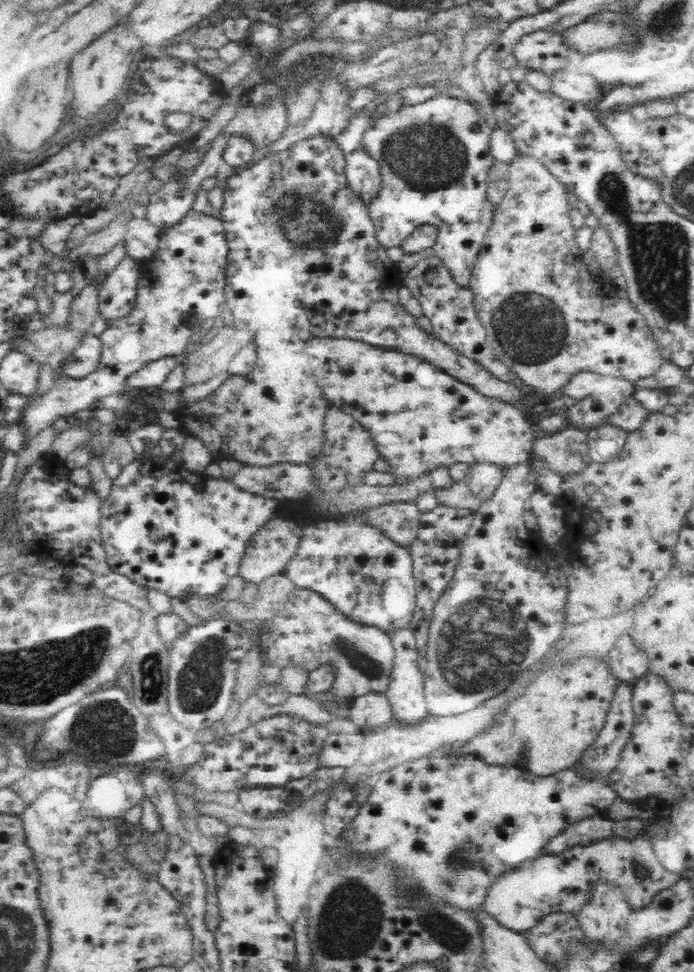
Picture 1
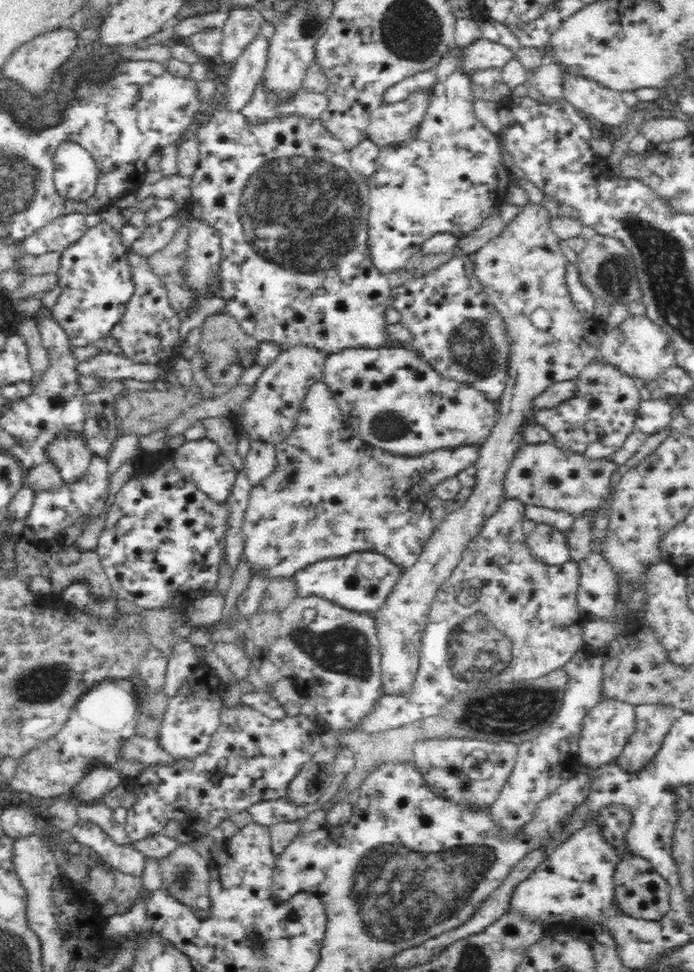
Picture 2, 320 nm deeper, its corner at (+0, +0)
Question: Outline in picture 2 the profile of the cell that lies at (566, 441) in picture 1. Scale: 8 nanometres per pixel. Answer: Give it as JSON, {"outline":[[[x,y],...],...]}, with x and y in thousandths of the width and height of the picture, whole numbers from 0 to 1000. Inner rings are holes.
{"outline":[[[797,454],[756,455],[744,463],[741,473],[738,473],[735,481],[729,486],[729,492],[726,492],[728,512],[744,511],[755,520],[782,521],[798,526],[814,526],[829,533],[833,533],[841,527],[860,527],[854,536],[854,550],[860,559],[870,553],[873,543],[876,543],[876,523],[879,523],[879,514],[882,514],[880,511],[876,511],[876,508],[879,508],[878,496],[886,479],[888,477],[876,471],[847,470],[844,466],[821,464],[821,462],[807,460]]]}

